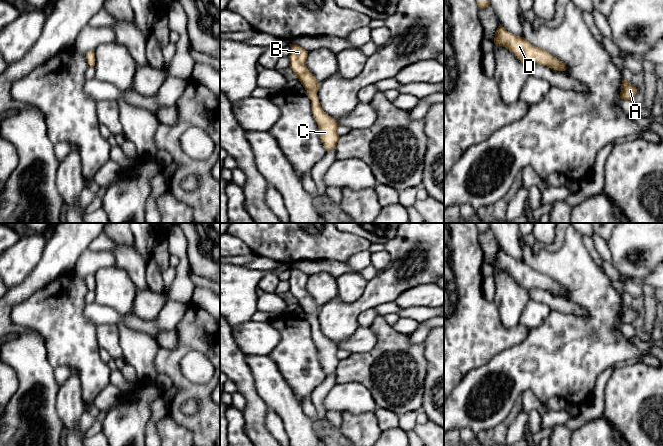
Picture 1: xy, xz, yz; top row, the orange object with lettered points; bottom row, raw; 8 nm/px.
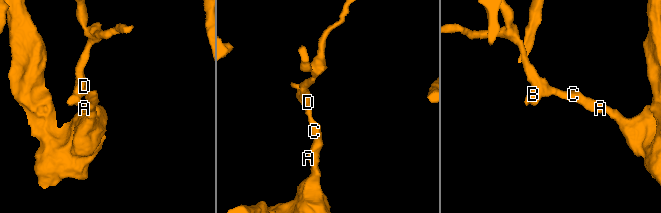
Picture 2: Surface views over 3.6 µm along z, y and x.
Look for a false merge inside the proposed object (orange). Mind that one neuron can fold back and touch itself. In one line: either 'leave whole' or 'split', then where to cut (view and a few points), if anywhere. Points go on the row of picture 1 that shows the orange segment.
leave whole | no cut

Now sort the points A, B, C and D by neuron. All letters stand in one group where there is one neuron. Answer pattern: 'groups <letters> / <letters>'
groups A B C D

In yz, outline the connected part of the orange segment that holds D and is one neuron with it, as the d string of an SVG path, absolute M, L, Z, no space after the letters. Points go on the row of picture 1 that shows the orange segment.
M500 23L495 32L494 43L515 53L517 58L527 66L537 63L553 70L564 71L566 69L556 57L531 45L524 37L508 32Z

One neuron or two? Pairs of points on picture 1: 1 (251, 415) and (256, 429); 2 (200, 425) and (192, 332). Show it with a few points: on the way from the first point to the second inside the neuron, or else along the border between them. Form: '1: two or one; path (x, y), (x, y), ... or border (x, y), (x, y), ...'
1: one; path (254, 418), (255, 426)
2: one; path (202, 402), (176, 376), (175, 357), (177, 355)

